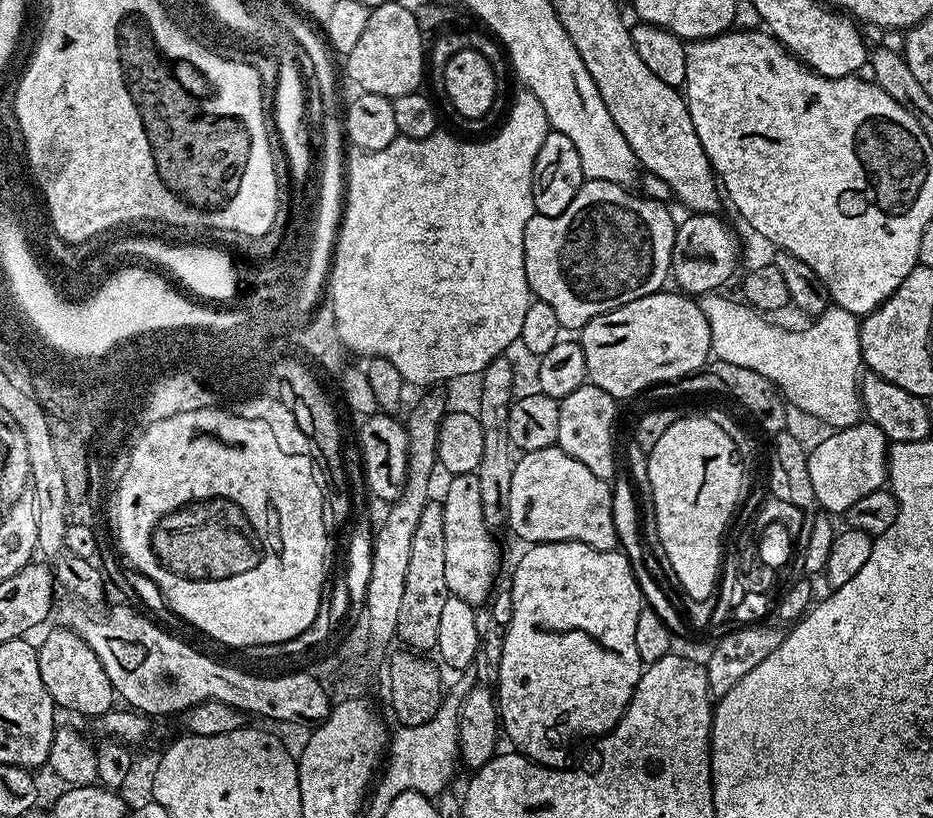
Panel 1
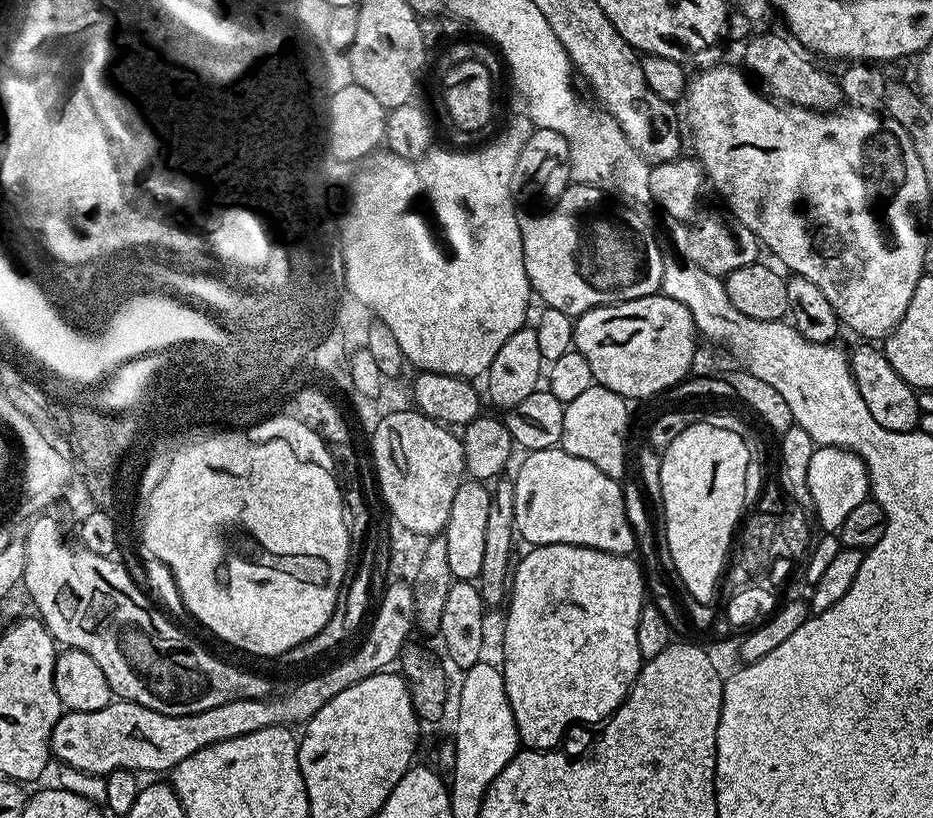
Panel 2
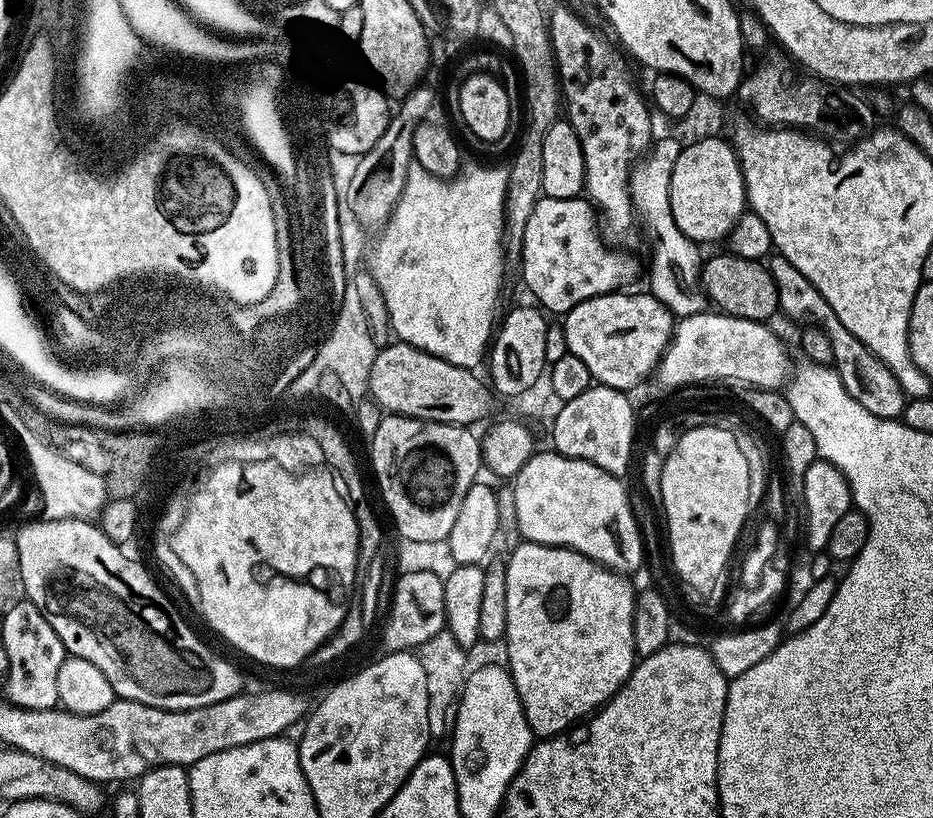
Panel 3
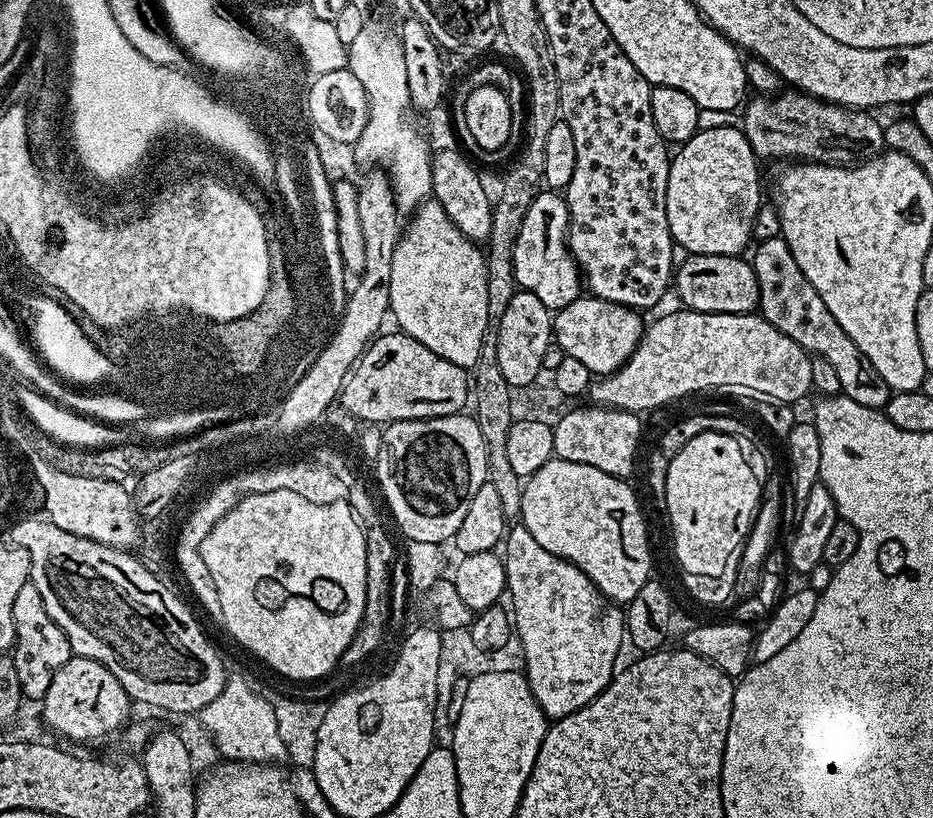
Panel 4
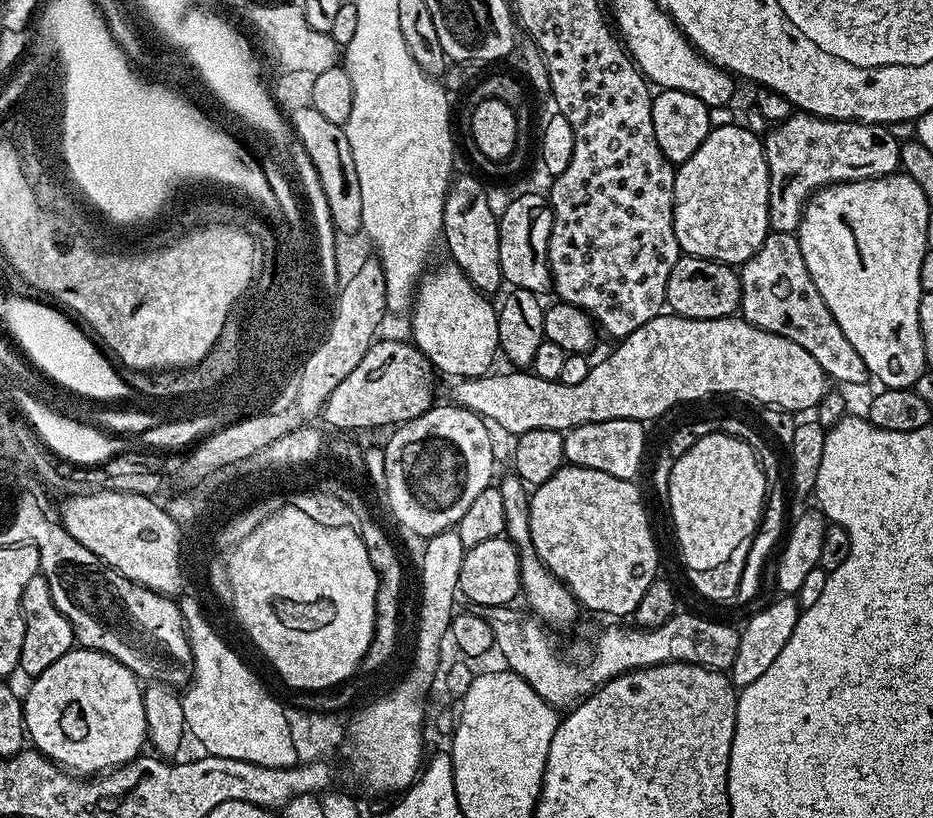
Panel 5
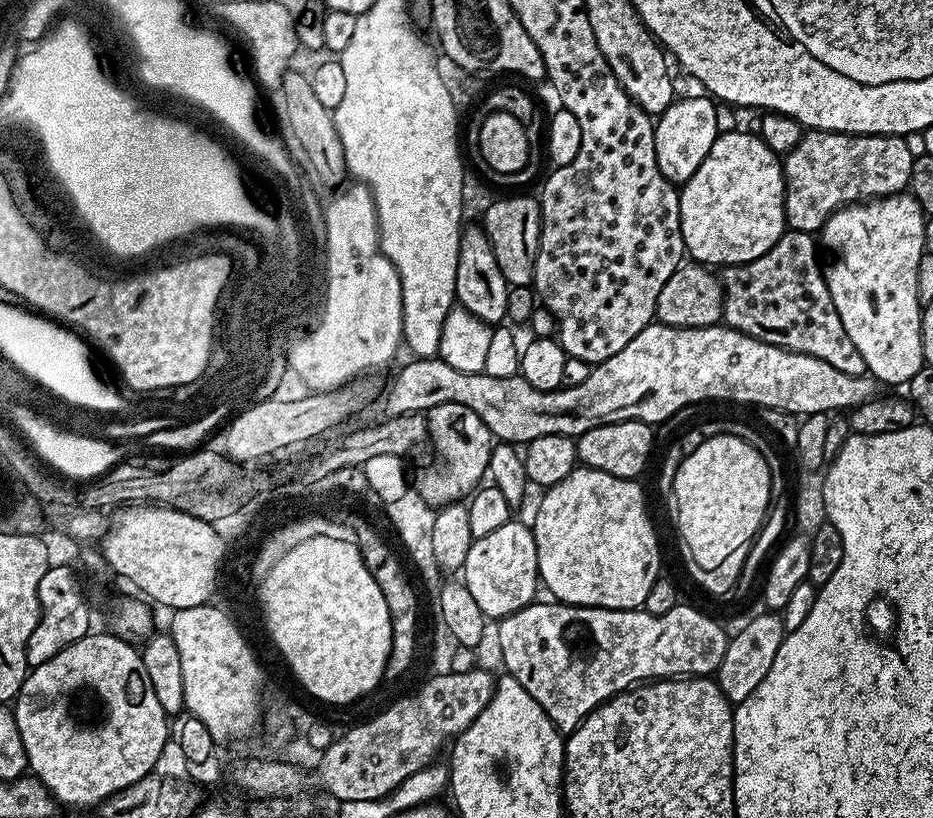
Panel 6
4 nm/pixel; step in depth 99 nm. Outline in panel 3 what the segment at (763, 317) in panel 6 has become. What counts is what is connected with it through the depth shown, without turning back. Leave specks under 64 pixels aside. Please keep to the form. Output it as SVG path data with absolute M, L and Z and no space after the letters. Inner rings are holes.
M776 254L767 261L766 267L774 278L774 286L778 288L780 312L792 320L808 319L809 325L819 328L830 338L830 346L834 346L834 367L850 398L854 398L854 402L859 402L861 406L866 406L866 410L870 410L870 414L878 418L900 420L904 415L906 397L898 378L894 378L883 359L873 349L867 348L861 340L854 338L854 334L850 334L850 330L846 330L842 322L838 322L834 310L830 310L830 302L822 298L822 294L808 281L806 274L798 270L798 266L790 266L787 258Z

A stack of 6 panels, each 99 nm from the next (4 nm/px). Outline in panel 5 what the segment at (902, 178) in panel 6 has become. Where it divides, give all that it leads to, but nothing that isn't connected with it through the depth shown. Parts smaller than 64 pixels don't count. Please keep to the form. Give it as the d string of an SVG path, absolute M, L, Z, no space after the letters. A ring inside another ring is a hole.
M796 110L790 118L769 129L768 133L763 133L762 143L768 163L768 177L774 182L768 203L768 227L773 232L795 233L800 227L800 219L804 207L808 205L808 199L821 188L827 188L830 184L893 175L900 168L901 141L891 133L893 131L887 125L861 124L858 120L827 120Z

